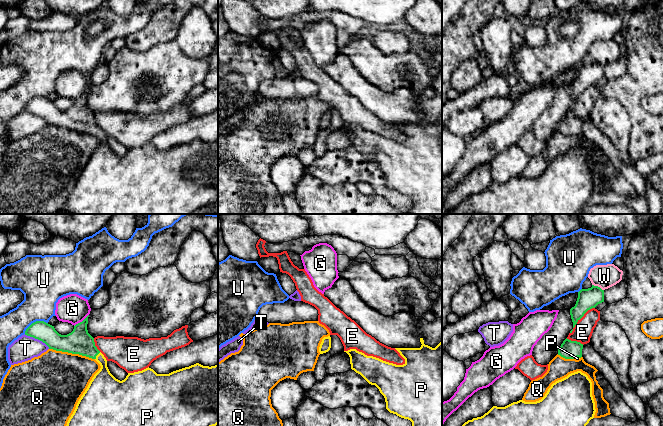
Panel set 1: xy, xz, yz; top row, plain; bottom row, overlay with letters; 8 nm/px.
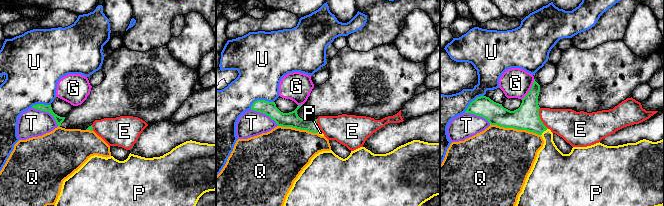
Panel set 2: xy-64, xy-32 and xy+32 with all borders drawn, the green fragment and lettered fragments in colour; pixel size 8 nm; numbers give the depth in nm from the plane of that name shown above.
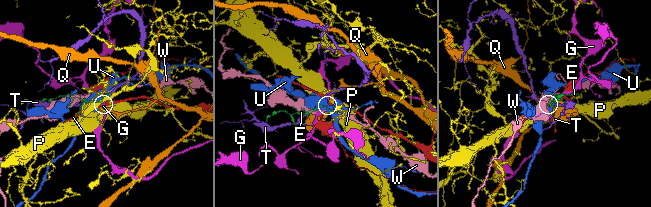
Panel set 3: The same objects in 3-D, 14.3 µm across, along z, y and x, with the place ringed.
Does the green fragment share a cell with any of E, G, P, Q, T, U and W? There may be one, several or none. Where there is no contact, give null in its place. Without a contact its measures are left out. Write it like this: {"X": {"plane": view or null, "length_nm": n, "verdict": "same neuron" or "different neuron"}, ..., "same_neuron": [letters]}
{"E": {"plane": "yz", "length_nm": 300, "verdict": "different neuron"}, "G": {"plane": "xy", "length_nm": 160, "verdict": "different neuron"}, "P": {"plane": "xy", "length_nm": 80, "verdict": "same neuron"}, "Q": {"plane": "xy", "length_nm": 380, "verdict": "different neuron"}, "T": {"plane": "xy", "length_nm": 240, "verdict": "different neuron"}, "U": {"plane": "xy", "length_nm": 220, "verdict": "different neuron"}, "W": {"plane": "yz", "length_nm": 110, "verdict": "different neuron"}, "same_neuron": ["P"]}

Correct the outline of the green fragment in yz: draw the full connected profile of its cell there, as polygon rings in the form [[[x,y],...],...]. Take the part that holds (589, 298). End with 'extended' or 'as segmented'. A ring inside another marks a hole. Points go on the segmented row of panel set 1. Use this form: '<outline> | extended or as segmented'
[[[592,285],[591,288],[581,289],[575,306],[570,309],[573,328],[588,310],[602,302],[604,302],[604,290],[600,287]]] | as segmented

